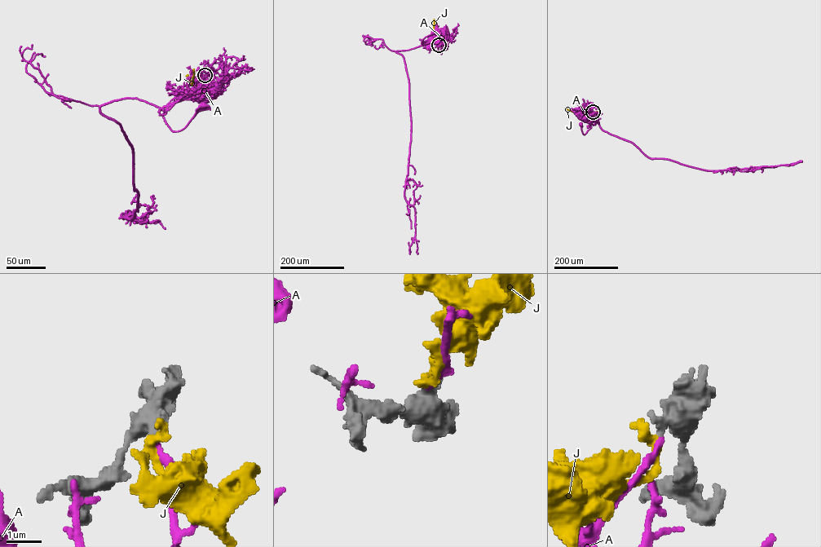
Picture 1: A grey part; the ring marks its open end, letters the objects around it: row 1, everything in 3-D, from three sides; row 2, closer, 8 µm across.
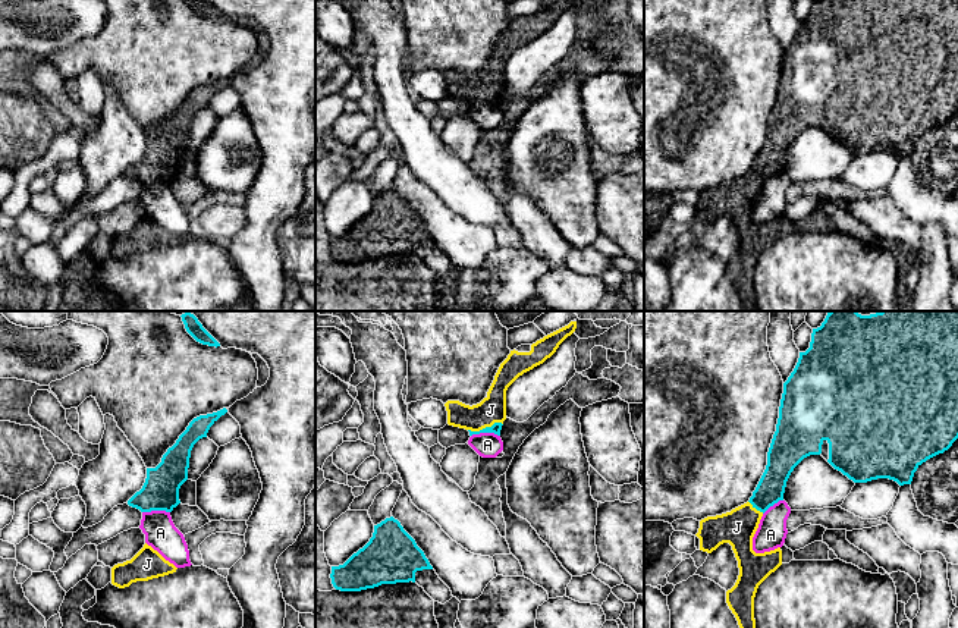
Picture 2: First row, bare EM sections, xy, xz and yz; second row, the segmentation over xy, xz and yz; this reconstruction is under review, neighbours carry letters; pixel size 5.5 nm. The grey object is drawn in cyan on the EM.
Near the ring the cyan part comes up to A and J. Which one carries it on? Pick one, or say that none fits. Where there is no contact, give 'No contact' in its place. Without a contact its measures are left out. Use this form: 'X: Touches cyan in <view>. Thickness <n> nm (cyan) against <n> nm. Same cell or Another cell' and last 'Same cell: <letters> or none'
A: Touches cyan in xz. Thickness 60 nm (cyan) against 140 nm. Another cell
J: Touches cyan in xz. Thickness 60 nm (cyan) against 150 nm. Same cell
Same cell: J

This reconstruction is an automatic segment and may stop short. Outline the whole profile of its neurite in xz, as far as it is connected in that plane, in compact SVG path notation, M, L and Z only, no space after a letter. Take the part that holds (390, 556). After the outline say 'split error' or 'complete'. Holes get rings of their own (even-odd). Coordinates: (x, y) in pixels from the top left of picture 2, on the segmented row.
M393 516L374 525L370 541L343 565L332 566L332 584L361 591L381 584L415 583L415 572L433 569L424 552Z | complete

